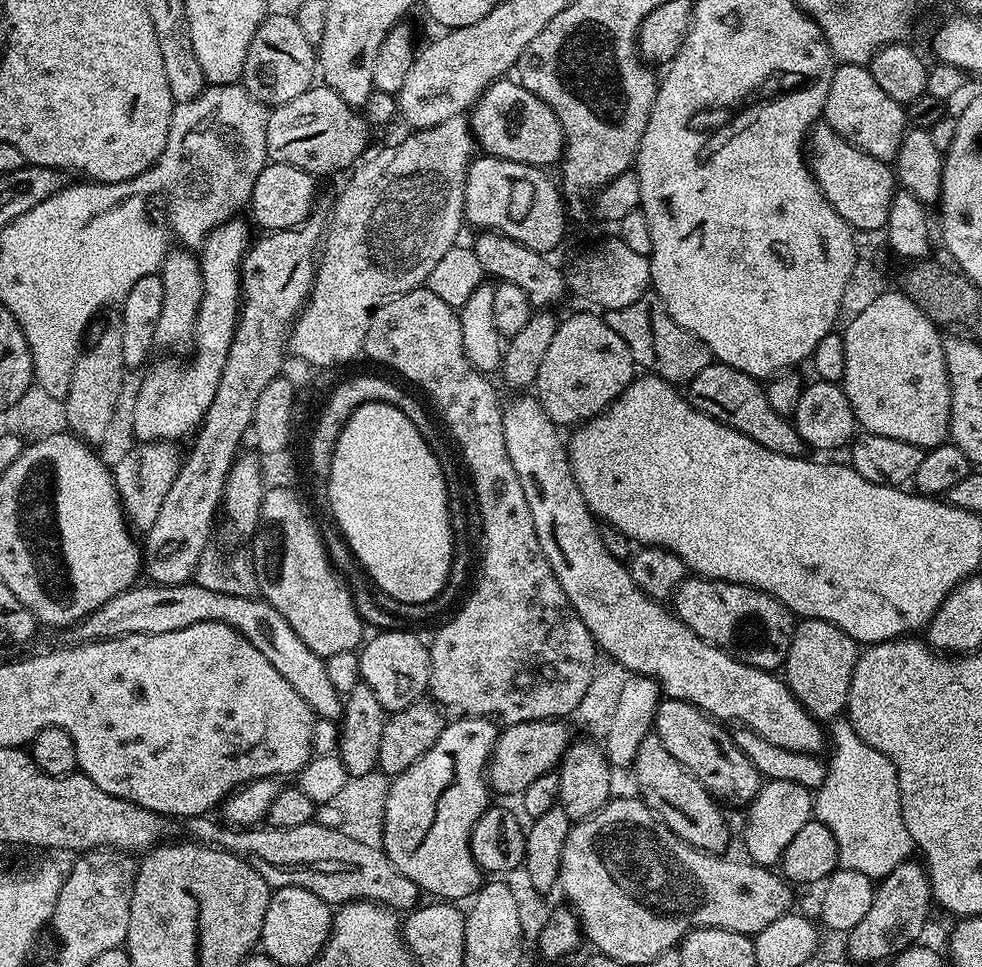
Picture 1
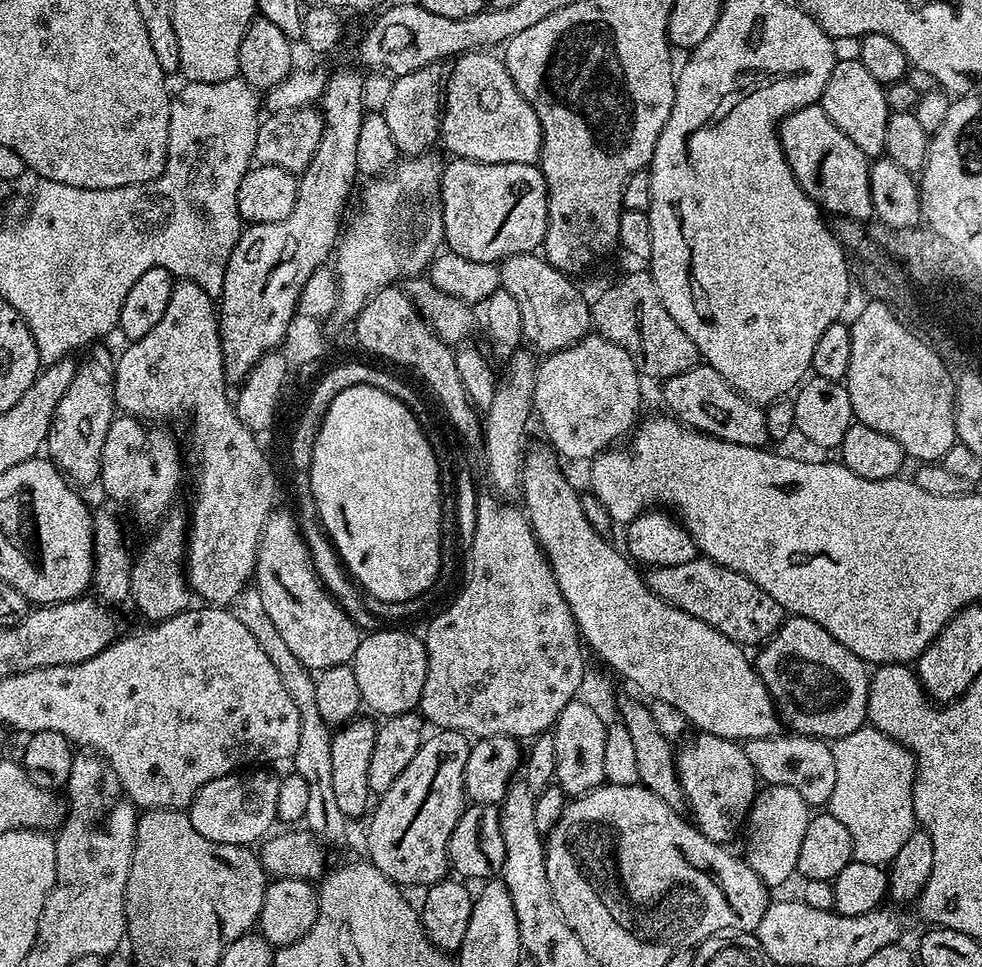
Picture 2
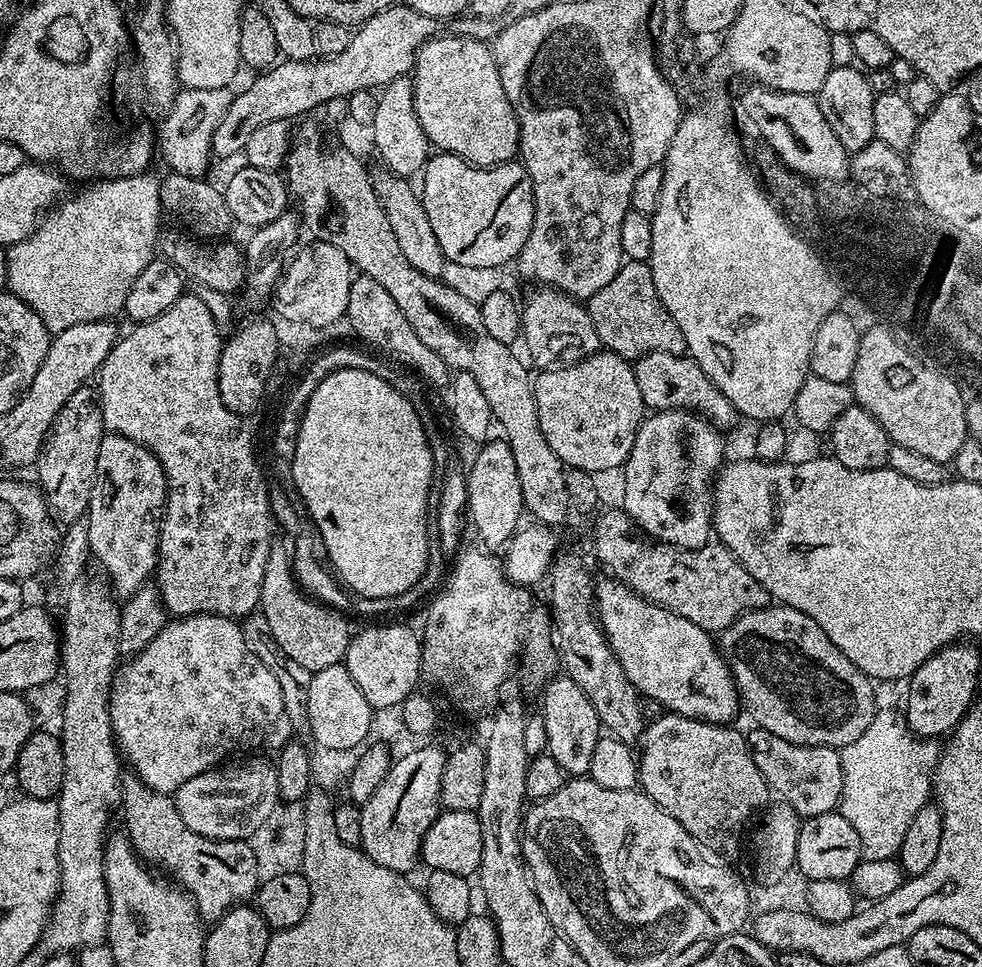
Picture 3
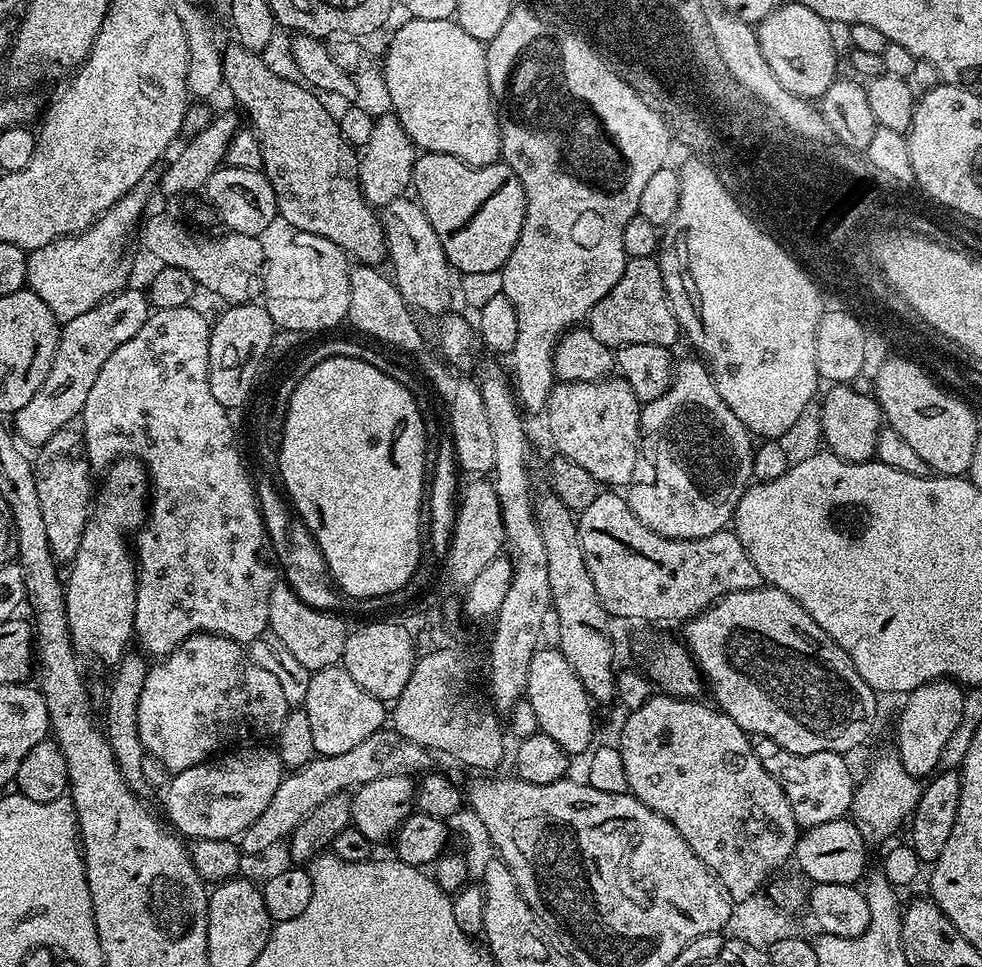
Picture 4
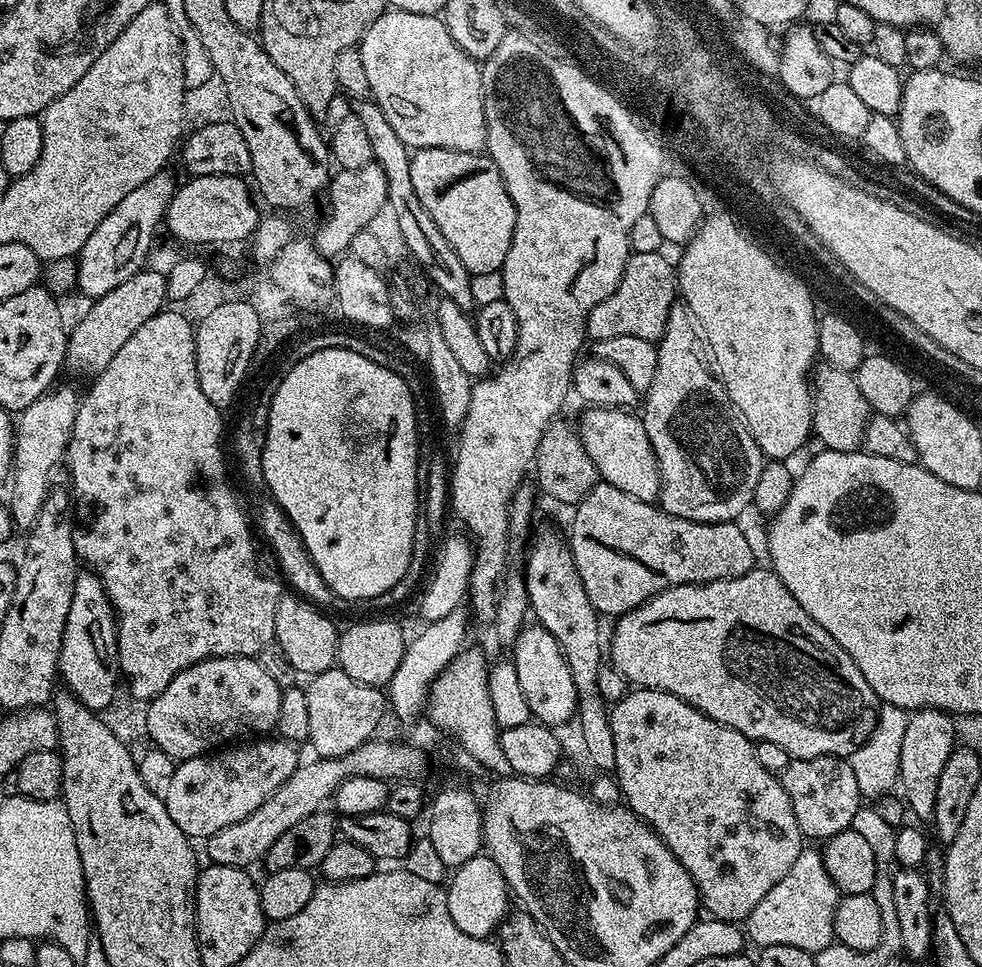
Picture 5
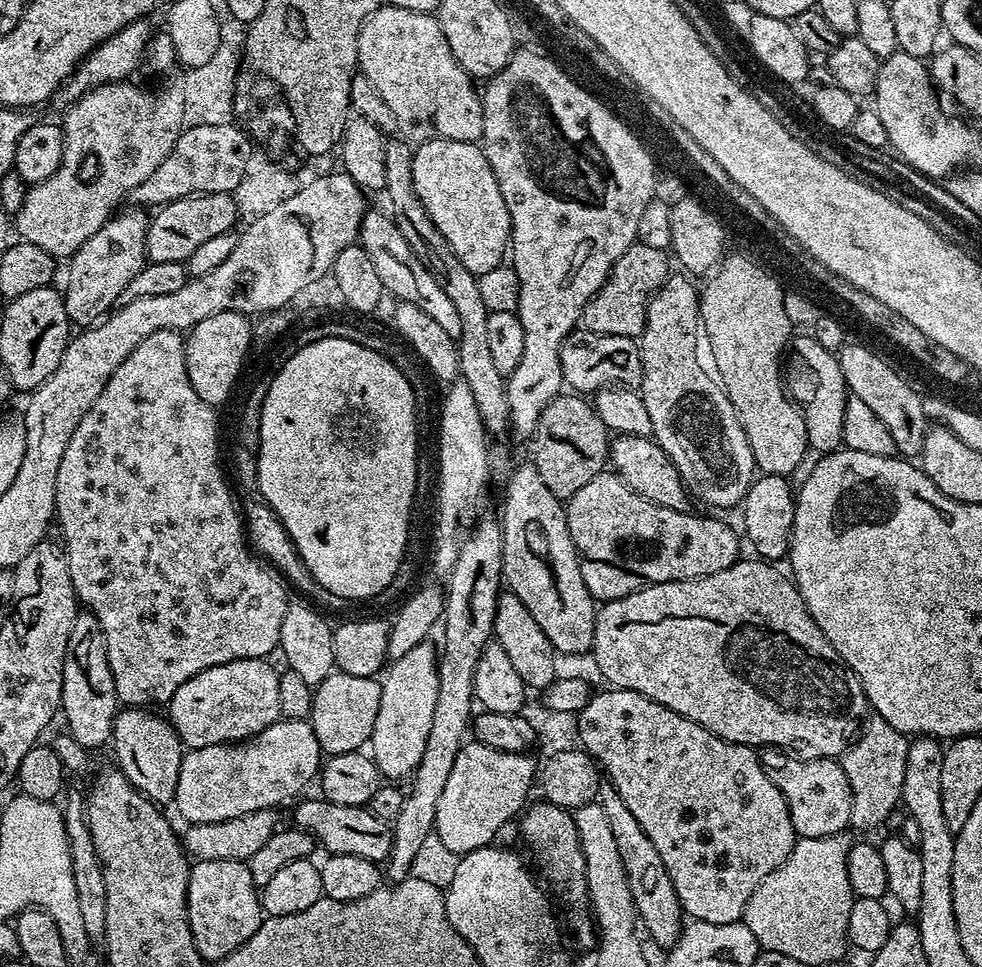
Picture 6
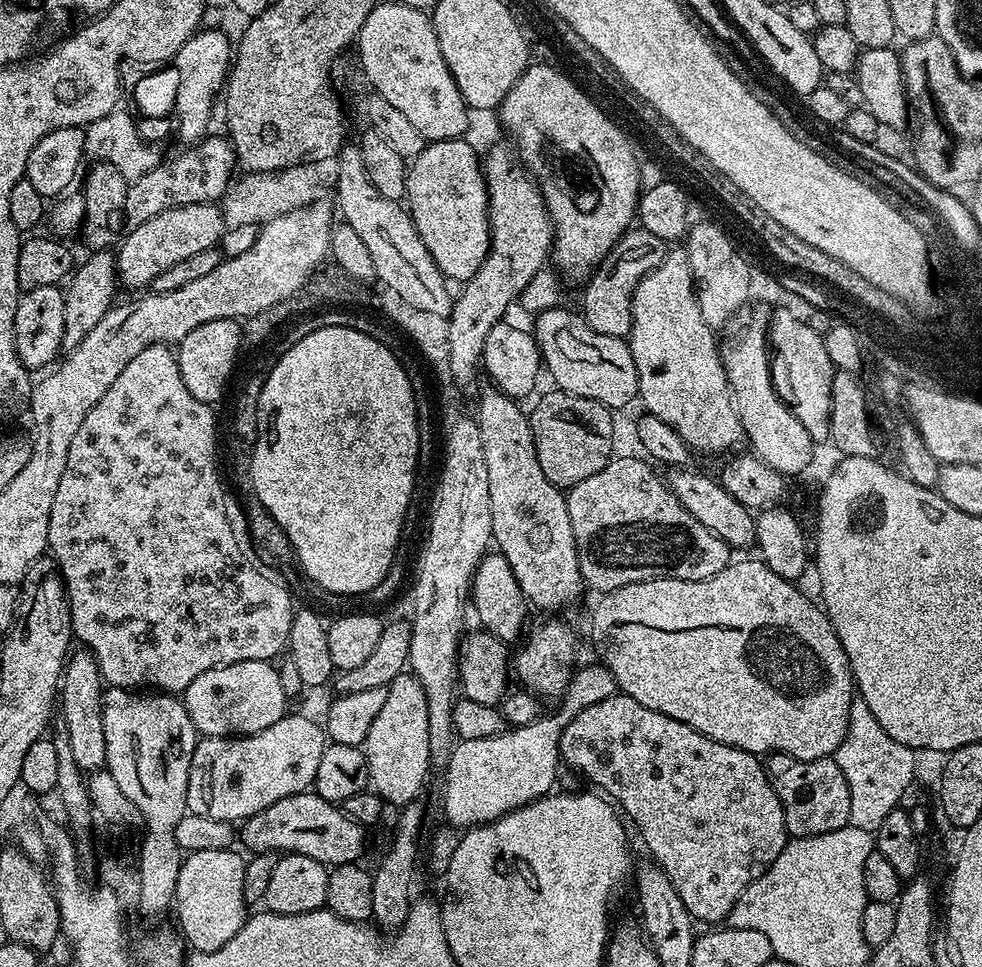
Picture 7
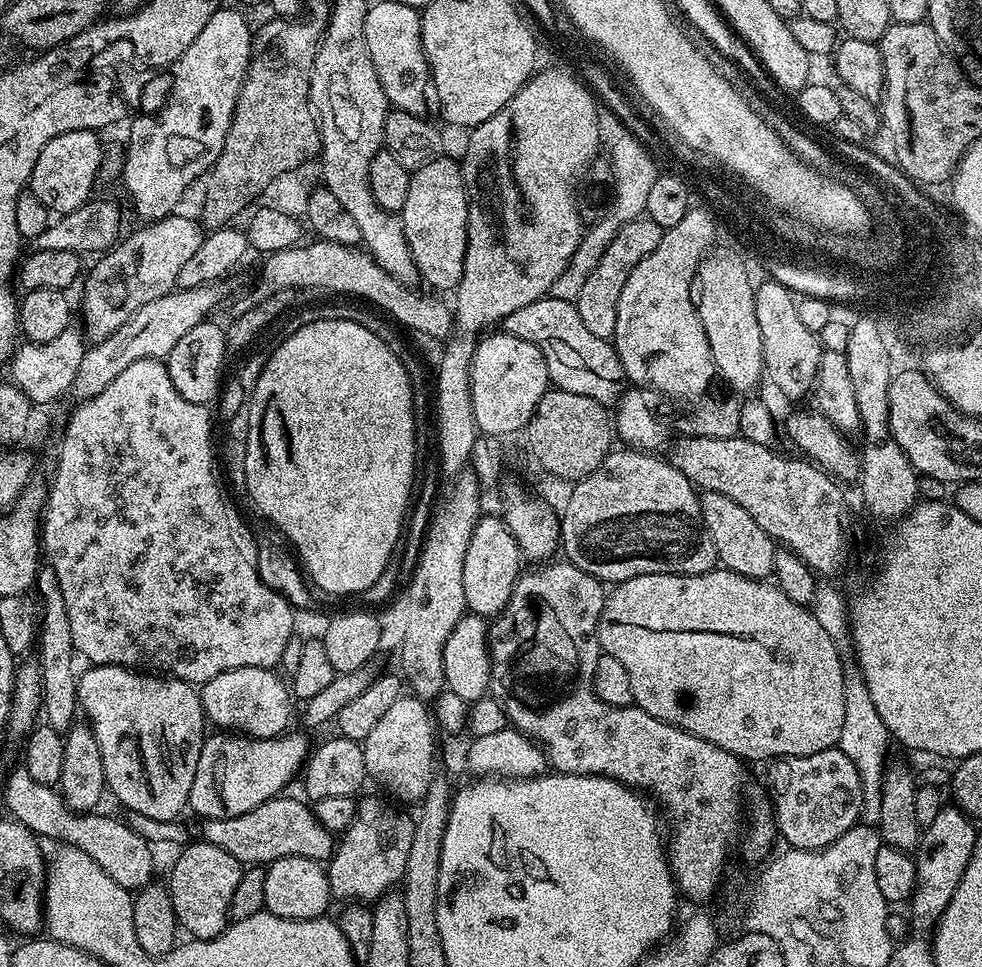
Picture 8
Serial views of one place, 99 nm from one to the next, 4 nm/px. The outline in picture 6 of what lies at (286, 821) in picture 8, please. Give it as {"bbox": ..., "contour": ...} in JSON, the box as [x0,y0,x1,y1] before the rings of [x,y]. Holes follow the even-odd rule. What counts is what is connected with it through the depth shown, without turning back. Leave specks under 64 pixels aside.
{"bbox":[295,798,392,862],"contour":[[[323,798],[303,800],[295,805],[295,827],[311,832],[316,837],[317,845],[321,849],[325,848],[325,853],[358,854],[358,858],[370,858],[377,862],[387,861],[392,849],[392,826],[389,821],[374,815],[371,807],[338,806]]]}

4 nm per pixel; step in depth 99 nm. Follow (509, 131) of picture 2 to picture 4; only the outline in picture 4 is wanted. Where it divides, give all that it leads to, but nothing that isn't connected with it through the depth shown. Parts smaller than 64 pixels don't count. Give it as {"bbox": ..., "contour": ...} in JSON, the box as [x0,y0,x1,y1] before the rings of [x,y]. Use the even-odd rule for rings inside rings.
{"bbox":[384,18,501,168],"contour":[[[408,18],[405,21],[405,24],[393,34],[392,41],[388,44],[388,53],[384,56],[384,88],[388,91],[389,102],[392,103],[391,111],[399,118],[400,124],[407,130],[408,136],[412,139],[417,149],[424,152],[450,154],[462,161],[463,164],[469,164],[472,168],[481,168],[487,164],[497,163],[501,159],[500,120],[496,116],[496,105],[492,102],[492,91],[490,90],[490,82],[486,74],[488,49],[485,41],[478,38],[470,38],[470,34],[466,34],[466,30],[462,30],[462,26],[457,24],[455,19],[452,18],[446,20],[417,20],[415,18]]]}

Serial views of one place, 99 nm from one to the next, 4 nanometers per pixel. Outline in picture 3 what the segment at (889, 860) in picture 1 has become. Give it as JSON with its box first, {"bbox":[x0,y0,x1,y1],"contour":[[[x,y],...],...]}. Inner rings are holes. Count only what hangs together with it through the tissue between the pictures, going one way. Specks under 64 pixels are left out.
{"bbox":[838,707,942,860],"contour":[[[877,707],[866,731],[854,738],[845,748],[839,749],[842,762],[842,794],[838,811],[858,833],[860,855],[865,860],[893,859],[902,846],[902,838],[910,822],[924,804],[929,803],[934,792],[934,773],[940,765],[942,744],[936,738],[921,738],[908,729],[908,720],[897,708]]]}

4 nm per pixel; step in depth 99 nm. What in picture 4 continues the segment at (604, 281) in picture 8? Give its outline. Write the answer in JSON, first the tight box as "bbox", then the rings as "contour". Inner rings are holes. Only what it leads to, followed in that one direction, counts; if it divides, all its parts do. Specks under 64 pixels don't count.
{"bbox":[586,256,681,348],"contour":[[[656,256],[630,258],[622,270],[622,278],[590,309],[586,317],[586,327],[608,348],[623,348],[626,344],[645,344],[646,346],[673,347],[676,339],[681,339],[680,324],[668,301],[662,282],[662,270]]]}

